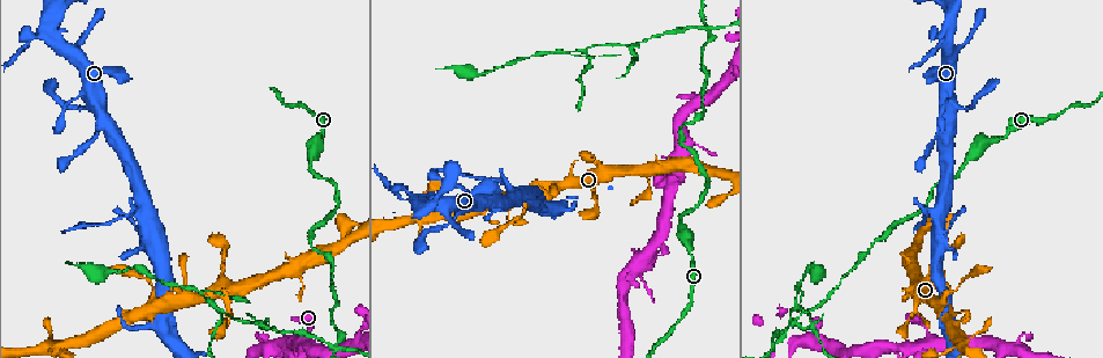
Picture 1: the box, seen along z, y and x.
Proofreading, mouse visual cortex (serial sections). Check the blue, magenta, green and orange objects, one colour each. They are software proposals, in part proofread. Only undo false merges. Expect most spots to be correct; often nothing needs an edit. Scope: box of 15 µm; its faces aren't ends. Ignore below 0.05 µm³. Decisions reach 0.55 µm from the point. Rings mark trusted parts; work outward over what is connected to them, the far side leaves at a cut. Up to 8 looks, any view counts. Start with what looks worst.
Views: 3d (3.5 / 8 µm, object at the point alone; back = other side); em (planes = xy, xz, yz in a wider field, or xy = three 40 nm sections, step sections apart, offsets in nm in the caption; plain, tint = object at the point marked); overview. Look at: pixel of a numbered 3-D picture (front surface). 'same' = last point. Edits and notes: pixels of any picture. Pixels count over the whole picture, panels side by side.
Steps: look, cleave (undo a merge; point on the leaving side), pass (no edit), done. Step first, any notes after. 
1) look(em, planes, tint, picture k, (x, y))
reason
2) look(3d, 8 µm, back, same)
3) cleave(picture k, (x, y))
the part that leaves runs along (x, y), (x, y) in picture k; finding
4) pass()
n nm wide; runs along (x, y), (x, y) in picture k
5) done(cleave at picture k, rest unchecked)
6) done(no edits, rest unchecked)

look(3d, 3.5 µm, picture 1, (682, 127))
abrupt turn

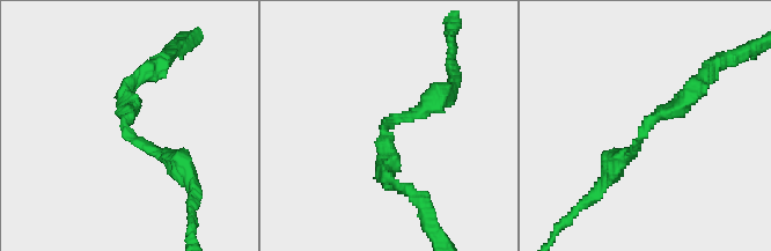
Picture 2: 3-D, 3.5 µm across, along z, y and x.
look(em, xy, step 5, tint, picture 2, (642, 133))
arms of 200, 250 nm; now the EM

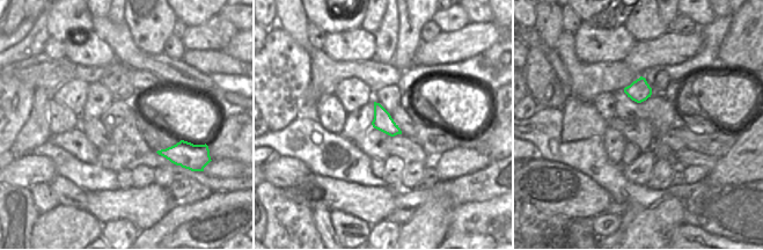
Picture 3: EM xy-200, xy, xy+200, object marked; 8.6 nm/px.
look(em, xy, step 1, tint, same)
another direction

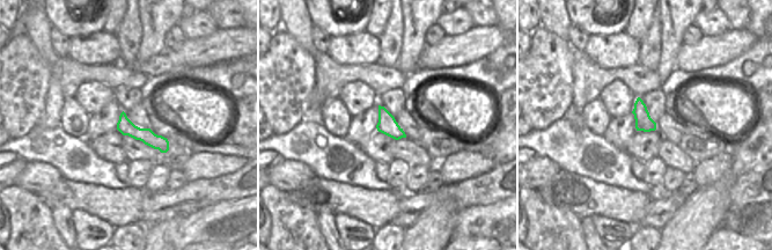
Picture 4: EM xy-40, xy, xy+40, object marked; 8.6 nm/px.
pass()
runs along (123, 116), (137, 133), (166, 147) in picture 4; one cell here

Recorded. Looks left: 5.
look(em, xy, step 2, tint, picture 1, (337, 344))
sharp bend

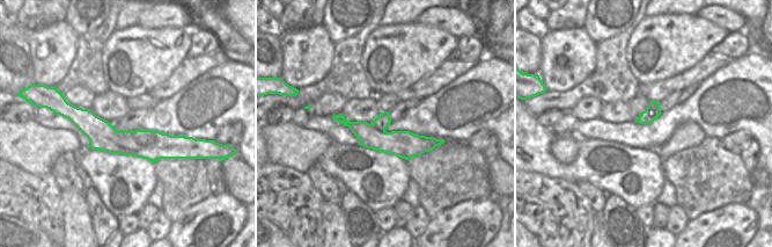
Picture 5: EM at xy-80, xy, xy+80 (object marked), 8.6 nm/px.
look(3d, 3.5 µm, same)
see where the arms go

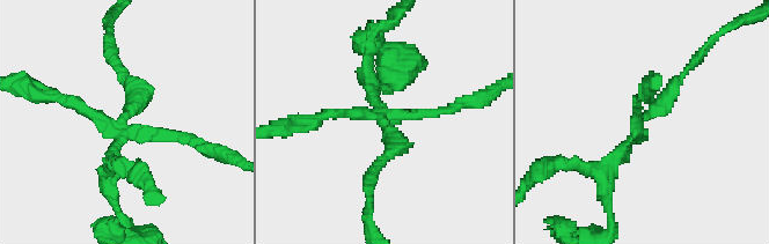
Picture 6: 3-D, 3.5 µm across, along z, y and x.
cleave(picture 6, (427, 112))
arms of 150, 150, 150, 150 nm; border along (372, 124), (376, 129), (384, 131) in picture 5; a second cell is stuck on

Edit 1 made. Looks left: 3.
look(overview)
redraw

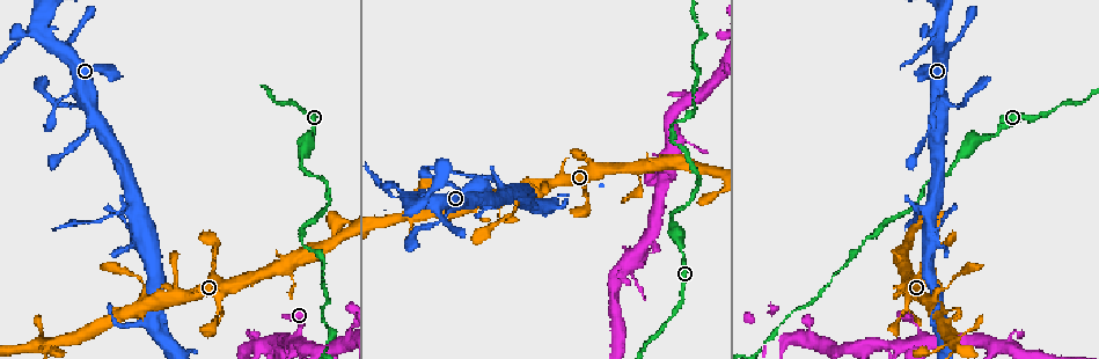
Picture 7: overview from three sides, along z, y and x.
look(3d, 8 µm, back, picture 7, (175, 276))

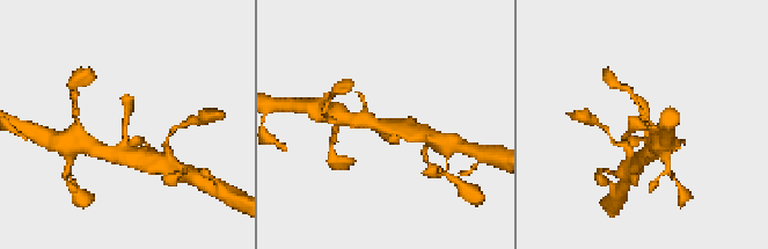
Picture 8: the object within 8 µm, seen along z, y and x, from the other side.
look(em, xy, step 2, tint, picture 8, (647, 124))

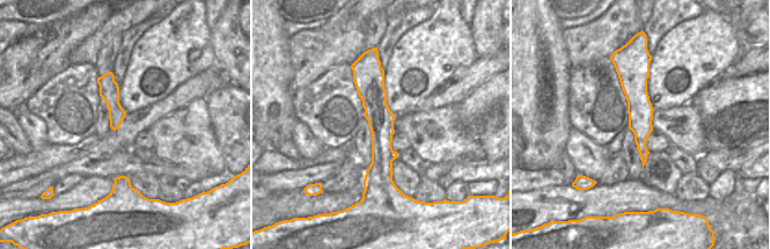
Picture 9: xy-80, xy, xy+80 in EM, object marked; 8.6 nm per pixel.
pass()
runs along (649, 153), (642, 107), (633, 94) in picture 8; all the same cell

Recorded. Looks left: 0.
done(cleave at picture 6, rest unchecked)

